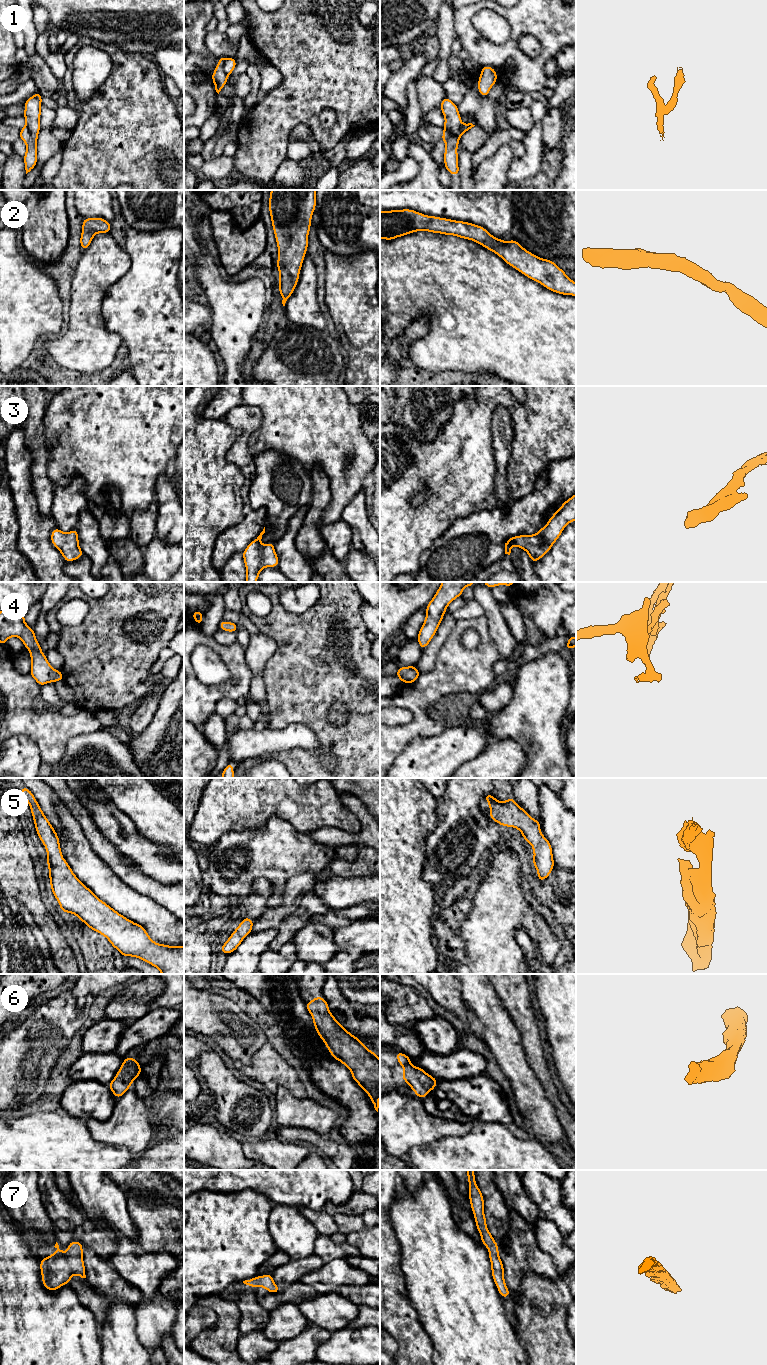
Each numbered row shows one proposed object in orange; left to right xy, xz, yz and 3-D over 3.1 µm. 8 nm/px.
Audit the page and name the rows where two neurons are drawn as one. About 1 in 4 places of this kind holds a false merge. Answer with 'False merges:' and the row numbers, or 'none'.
False merges: 1

